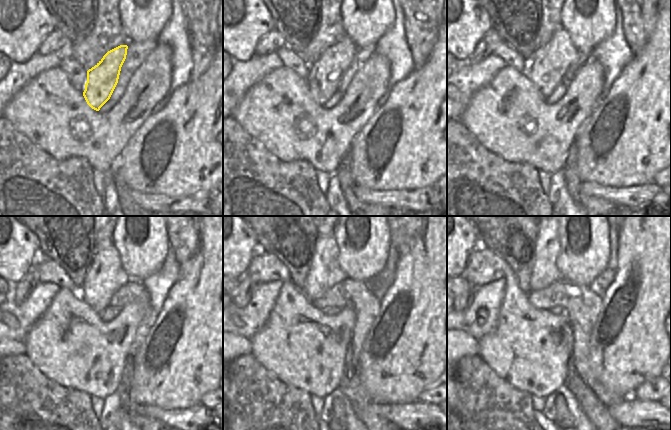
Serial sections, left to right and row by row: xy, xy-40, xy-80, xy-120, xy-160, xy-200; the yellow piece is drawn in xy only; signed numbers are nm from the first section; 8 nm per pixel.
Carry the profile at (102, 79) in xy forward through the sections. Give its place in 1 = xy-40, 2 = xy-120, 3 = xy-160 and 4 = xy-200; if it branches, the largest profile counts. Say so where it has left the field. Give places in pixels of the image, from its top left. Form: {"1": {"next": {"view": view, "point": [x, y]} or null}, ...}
{"1": {"next": {"view": "xy-40", "point": [325, 75]}}, "2": {"next": {"view": "xy-120", "point": [105, 275]}}, "3": {"next": {"view": "xy-160", "point": [324, 272]}}, "4": {"next": {"view": "xy-200", "point": [545, 272]}}}

